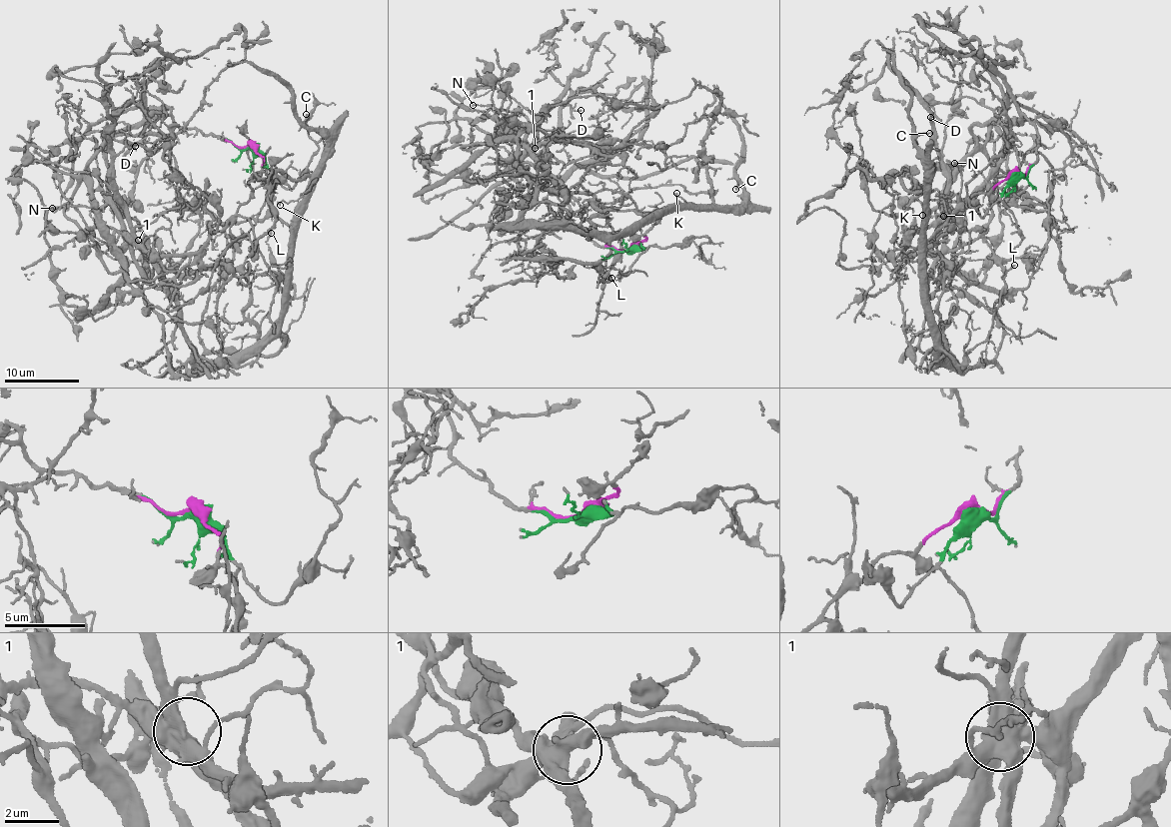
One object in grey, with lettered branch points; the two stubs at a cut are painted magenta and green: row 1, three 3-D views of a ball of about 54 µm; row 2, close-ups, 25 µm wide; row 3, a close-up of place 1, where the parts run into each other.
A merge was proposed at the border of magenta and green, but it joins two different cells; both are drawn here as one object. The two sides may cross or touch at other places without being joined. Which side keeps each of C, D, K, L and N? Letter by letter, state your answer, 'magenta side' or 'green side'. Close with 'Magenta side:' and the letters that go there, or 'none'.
C: magenta side
D: magenta side
K: magenta side
L: magenta side
N: magenta side
Magenta side: C, D, K, L, N

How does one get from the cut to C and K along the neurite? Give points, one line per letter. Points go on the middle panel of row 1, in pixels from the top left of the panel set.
C: (631, 248), (644, 240), (659, 209), (740, 204), (744, 198), (736, 178), (735, 190)
K: (631, 248), (644, 240), (659, 209), (690, 204), (676, 193)

